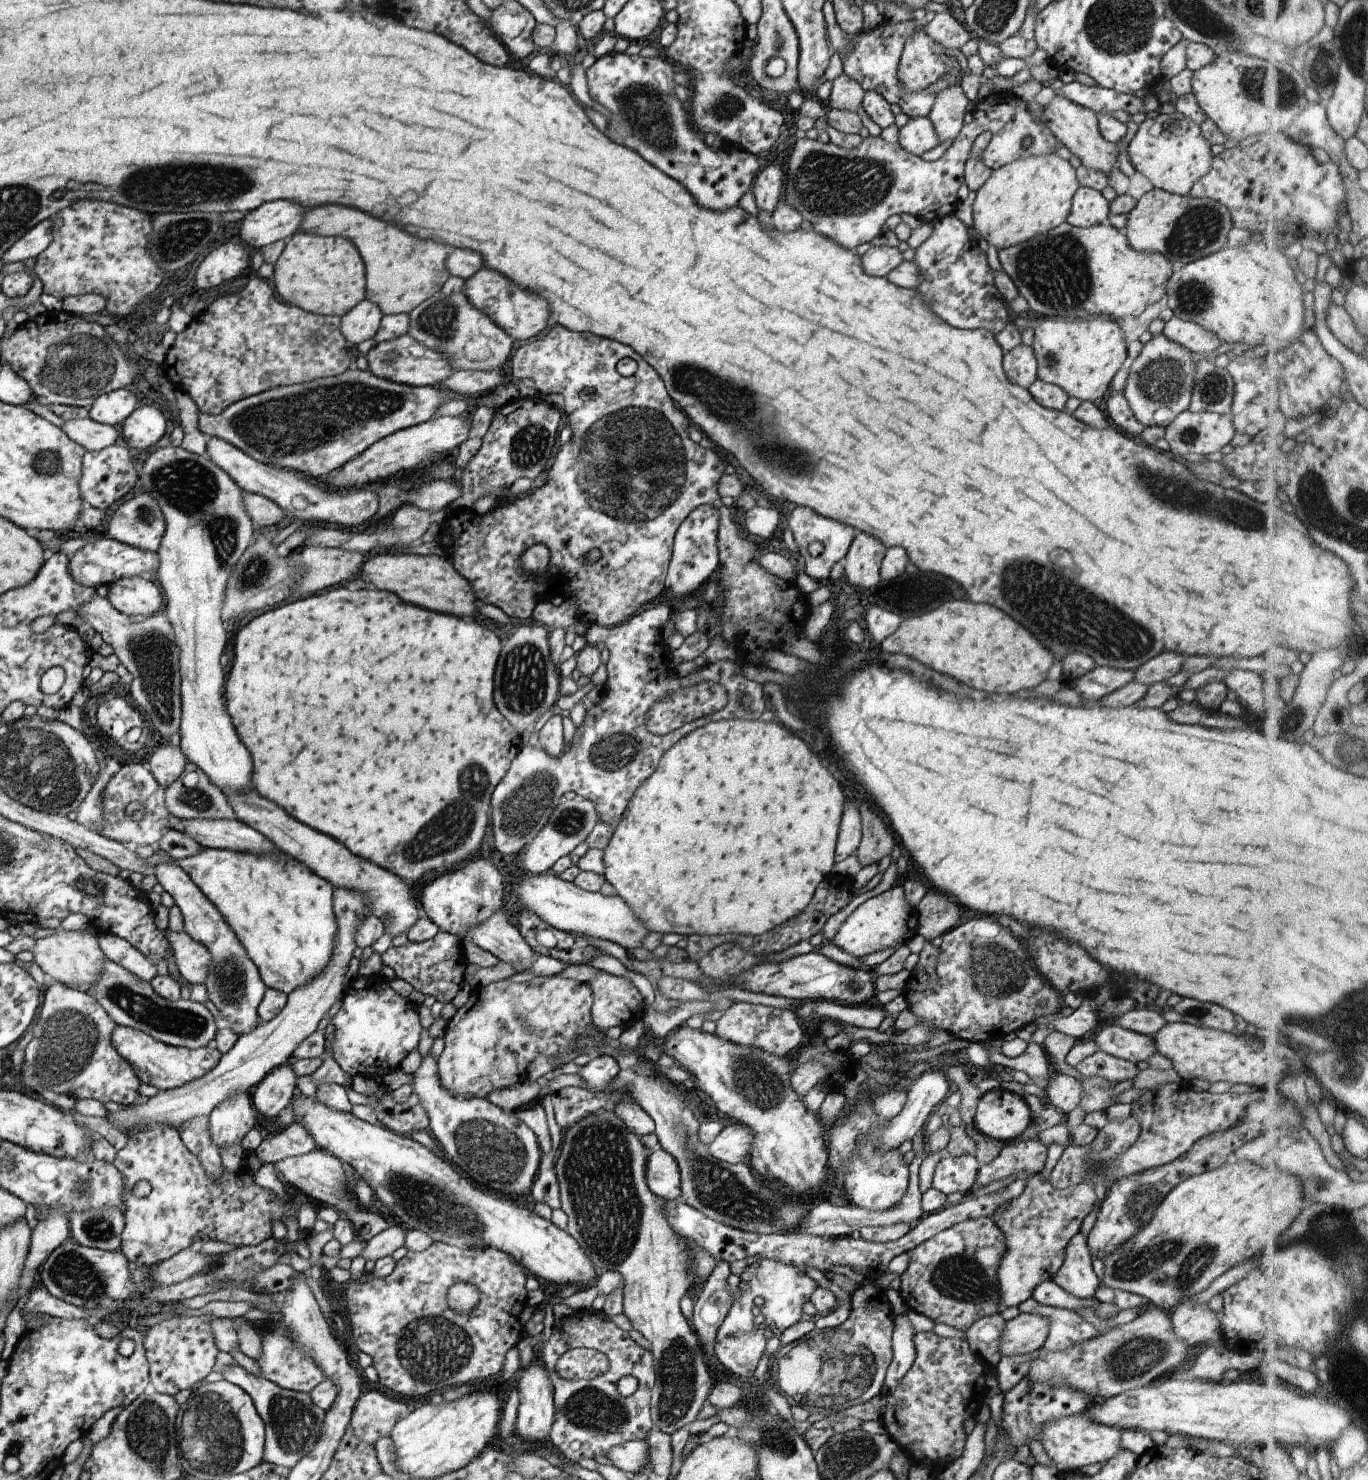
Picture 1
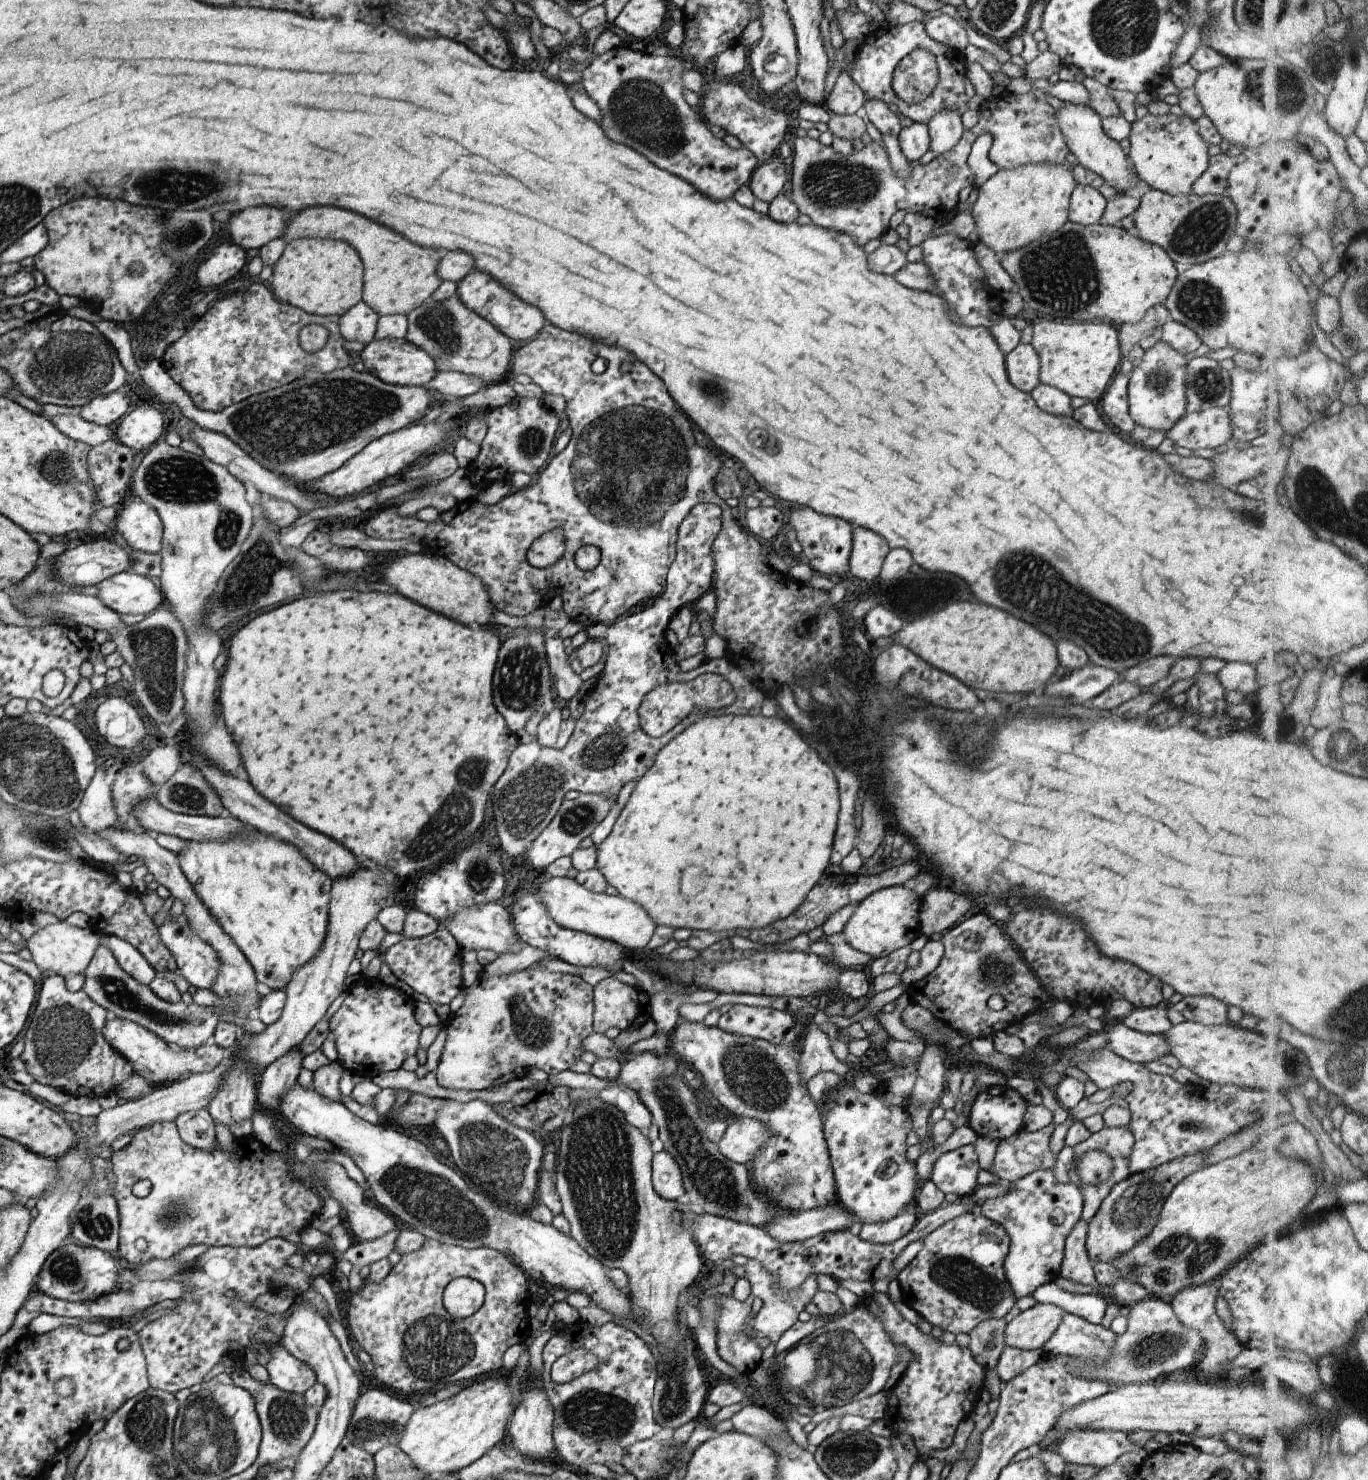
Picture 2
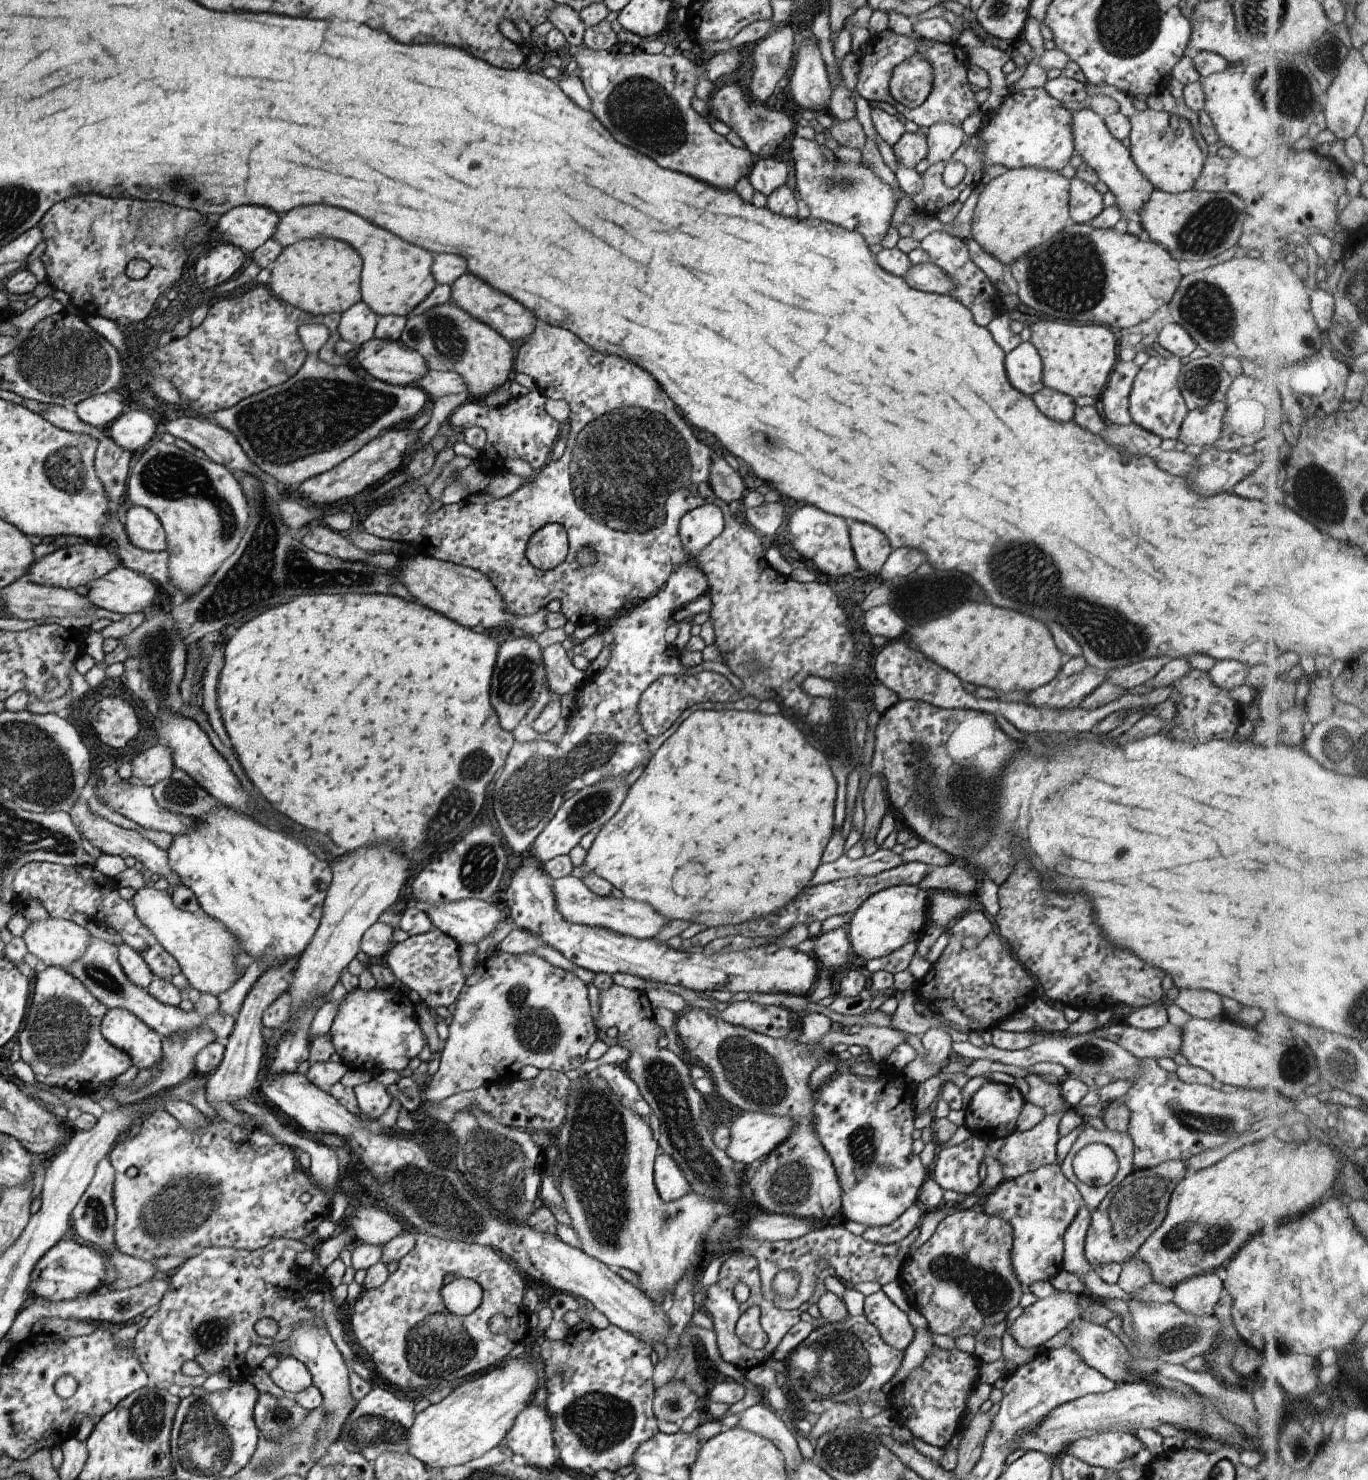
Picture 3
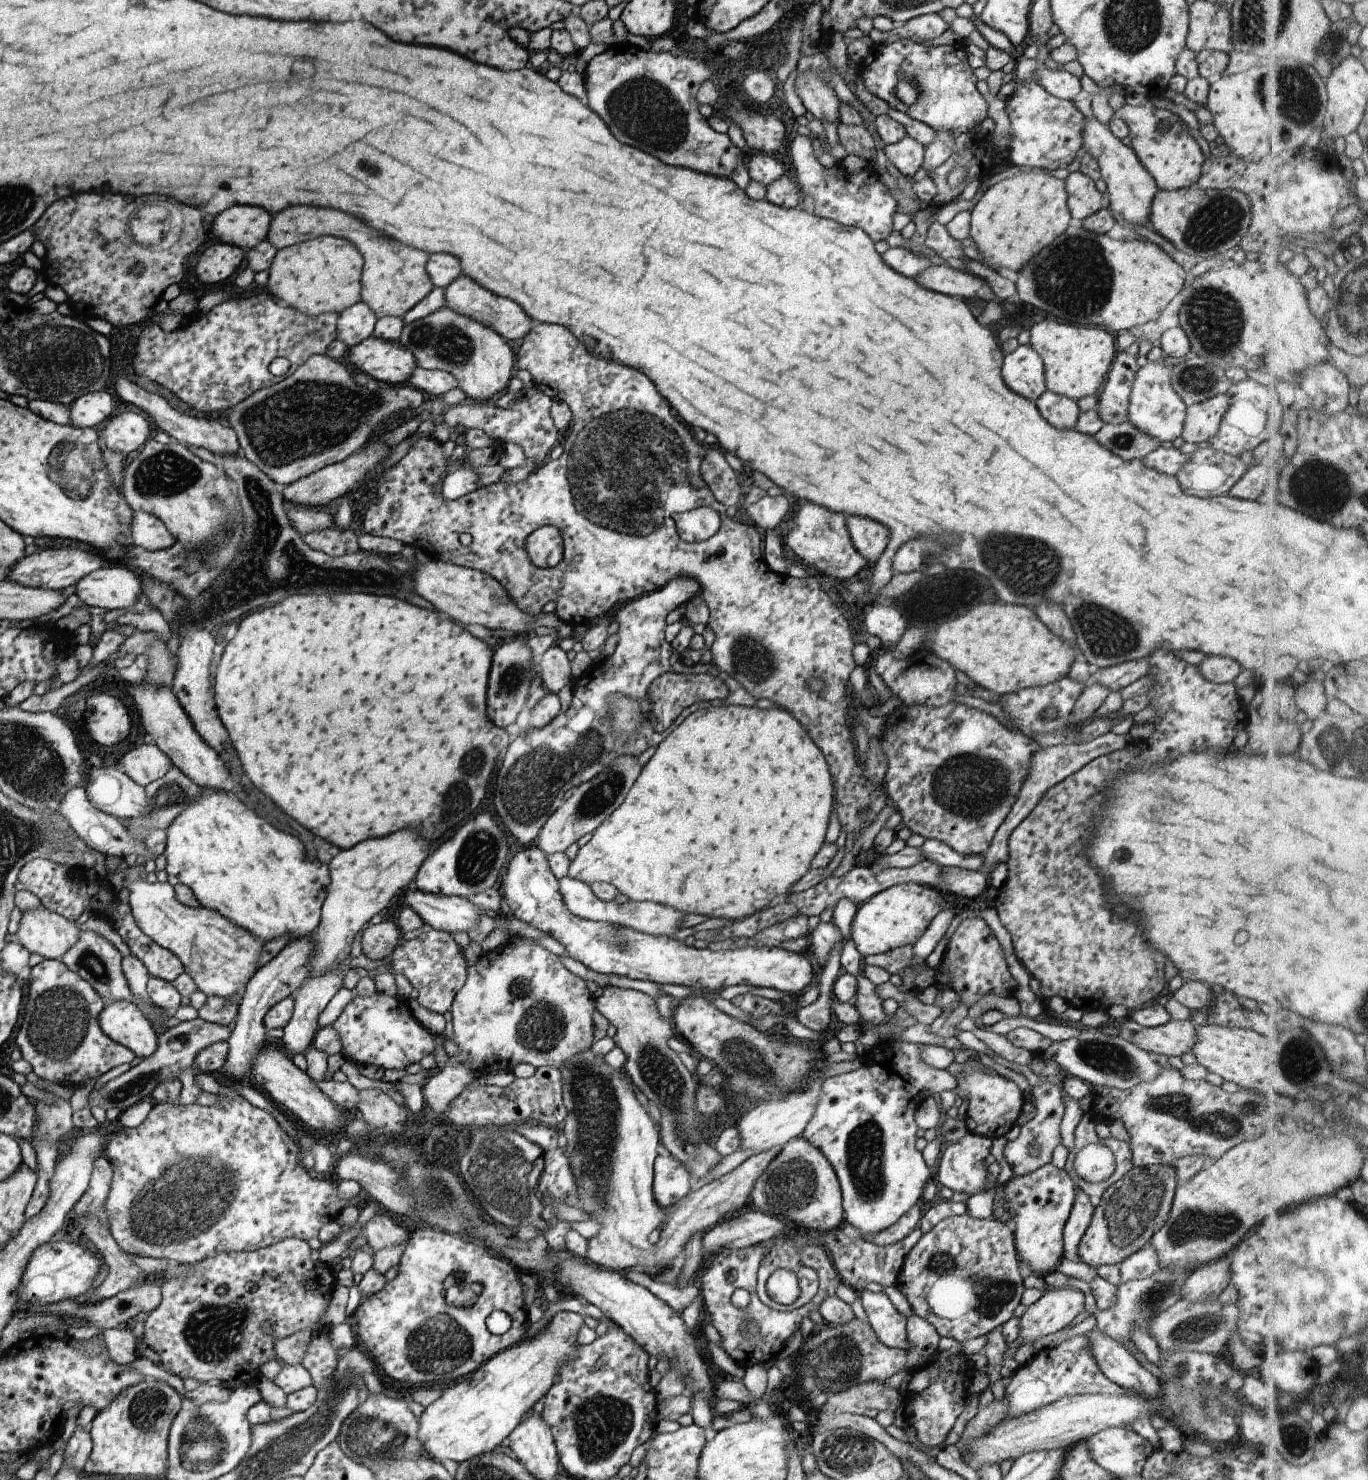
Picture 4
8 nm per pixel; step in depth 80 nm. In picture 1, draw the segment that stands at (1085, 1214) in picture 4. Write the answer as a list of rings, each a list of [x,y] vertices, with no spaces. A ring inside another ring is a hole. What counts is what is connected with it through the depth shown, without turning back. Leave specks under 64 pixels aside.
[[[1078,1232],[1068,1248],[1062,1267],[1054,1274],[1052,1282],[1058,1284],[1062,1290],[1070,1292],[1074,1298],[1094,1298],[1094,1294],[1100,1284],[1096,1272],[1093,1270],[1092,1256],[1087,1246],[1087,1238]]]

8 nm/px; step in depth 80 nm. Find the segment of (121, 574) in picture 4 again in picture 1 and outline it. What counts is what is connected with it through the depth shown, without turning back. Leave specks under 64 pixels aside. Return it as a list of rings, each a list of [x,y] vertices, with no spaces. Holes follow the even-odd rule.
[[[141,576],[116,580],[116,583],[107,587],[108,600],[120,613],[128,616],[153,616],[161,610],[164,602],[159,584]]]

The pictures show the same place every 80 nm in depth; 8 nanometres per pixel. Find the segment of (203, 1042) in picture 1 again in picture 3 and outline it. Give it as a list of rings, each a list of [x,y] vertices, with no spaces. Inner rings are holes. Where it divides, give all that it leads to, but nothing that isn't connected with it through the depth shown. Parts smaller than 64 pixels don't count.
[[[92,937],[90,944],[86,947],[83,955],[80,955],[67,968],[78,980],[81,980],[96,997],[96,1000],[102,1001],[109,1009],[124,1008],[128,1012],[132,1012],[138,1020],[144,1021],[148,1028],[152,1028],[161,1038],[170,1038],[176,1032],[194,1032],[200,1028],[206,1028],[206,1018],[198,1014],[198,1010],[186,1012],[178,1006],[169,1006],[158,1002],[154,996],[146,988],[138,988],[136,984],[132,984],[128,980],[128,976],[124,973],[122,965],[119,963],[119,950],[115,944],[110,944],[103,939]]]

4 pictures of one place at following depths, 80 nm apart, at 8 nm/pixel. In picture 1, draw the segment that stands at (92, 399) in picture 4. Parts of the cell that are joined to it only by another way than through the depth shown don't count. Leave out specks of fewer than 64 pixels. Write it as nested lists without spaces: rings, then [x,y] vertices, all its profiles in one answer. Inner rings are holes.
[[[124,388],[100,396],[92,408],[90,419],[104,425],[120,427],[136,411],[136,396]]]

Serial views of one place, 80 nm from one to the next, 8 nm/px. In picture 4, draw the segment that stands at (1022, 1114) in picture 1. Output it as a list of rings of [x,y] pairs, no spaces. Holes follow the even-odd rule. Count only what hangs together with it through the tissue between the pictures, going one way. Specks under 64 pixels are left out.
[[[976,1057],[970,1058],[960,1066],[953,1061],[947,1072],[957,1081],[955,1094],[968,1098],[968,1112],[964,1119],[968,1133],[995,1139],[1005,1136],[1016,1125],[1026,1100],[1016,1082],[987,1069]]]

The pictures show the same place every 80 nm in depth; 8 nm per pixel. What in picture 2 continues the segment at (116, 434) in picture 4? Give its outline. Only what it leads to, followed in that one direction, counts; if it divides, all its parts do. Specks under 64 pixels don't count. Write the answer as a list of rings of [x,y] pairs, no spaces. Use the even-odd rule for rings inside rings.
[[[144,404],[133,409],[120,425],[114,427],[115,438],[135,453],[157,442],[164,432],[162,414],[156,408]]]

